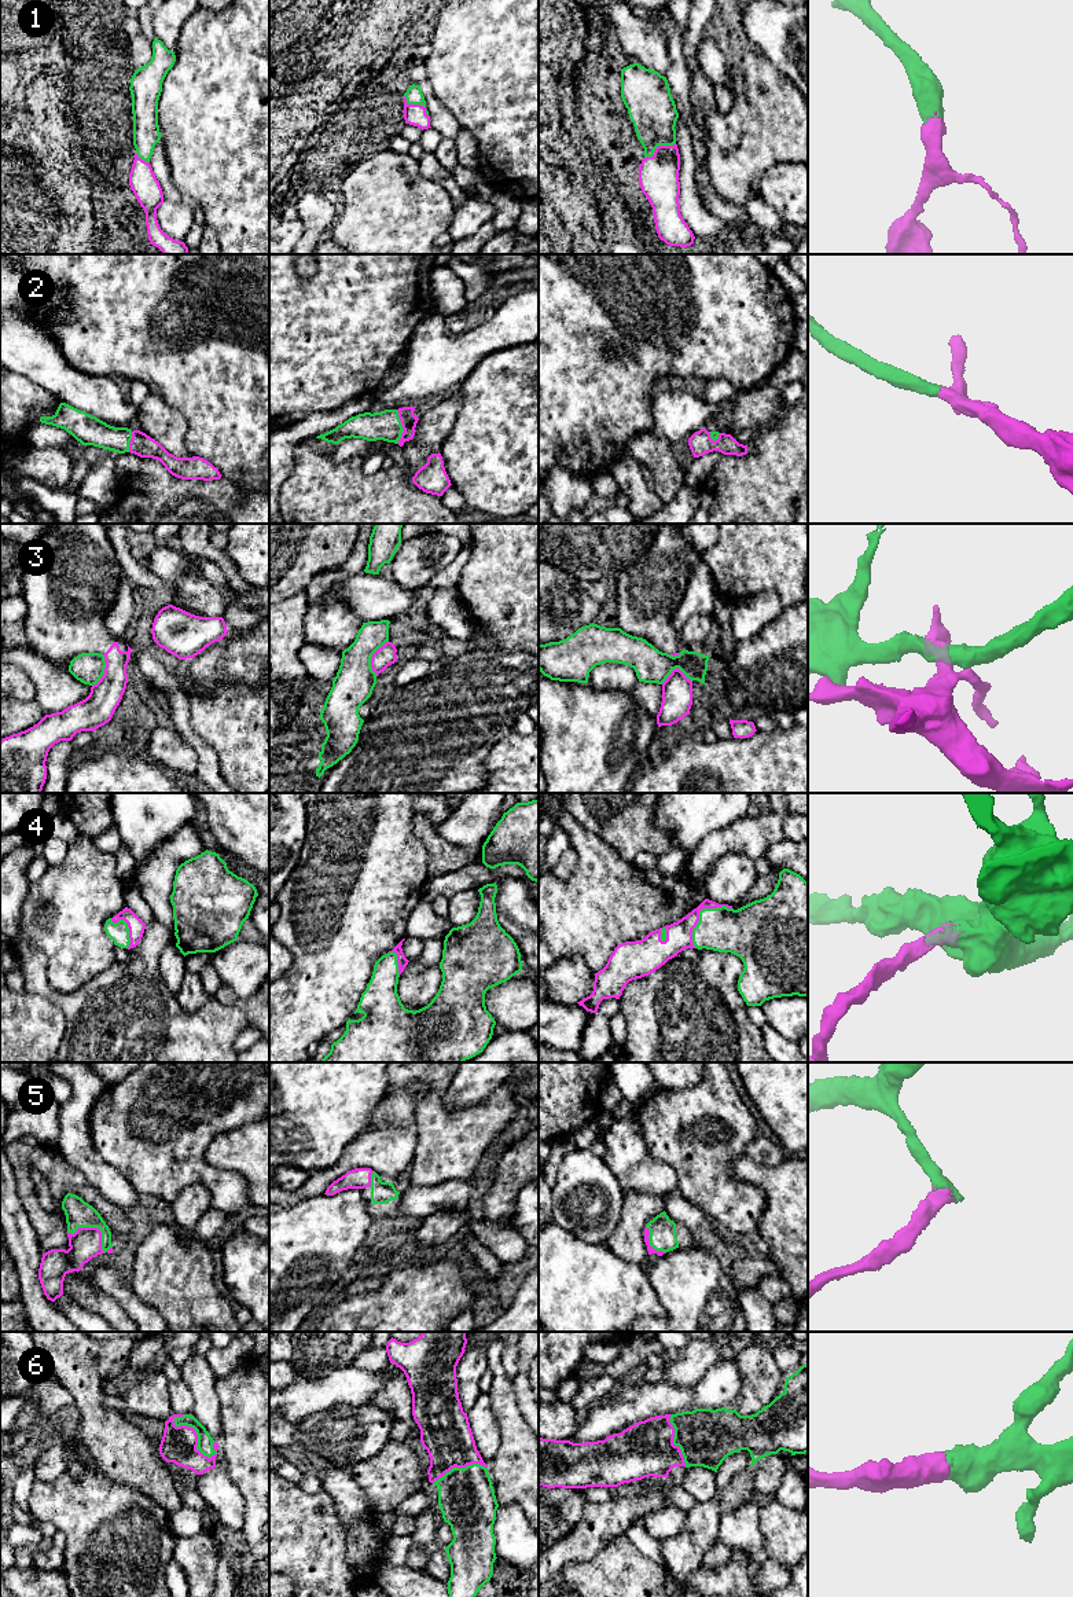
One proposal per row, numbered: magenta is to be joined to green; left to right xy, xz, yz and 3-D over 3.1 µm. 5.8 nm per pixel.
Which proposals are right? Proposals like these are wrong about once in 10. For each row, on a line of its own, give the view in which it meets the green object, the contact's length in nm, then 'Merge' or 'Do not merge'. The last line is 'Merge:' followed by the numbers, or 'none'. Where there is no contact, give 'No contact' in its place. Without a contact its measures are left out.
1: Touches green in yz. Shared border 200 nm. Merge
2: Touches green in xz. Shared border 200 nm. Merge
3: Touches green in xz. Shared border 220 nm. Do not merge
4: Touches green in yz. Shared border 320 nm. Merge
5: Touches green in xy. Shared border 280 nm. Merge
6: Touches green in xy. Shared border 340 nm. Merge
Merge: 1, 2, 4, 5, 6

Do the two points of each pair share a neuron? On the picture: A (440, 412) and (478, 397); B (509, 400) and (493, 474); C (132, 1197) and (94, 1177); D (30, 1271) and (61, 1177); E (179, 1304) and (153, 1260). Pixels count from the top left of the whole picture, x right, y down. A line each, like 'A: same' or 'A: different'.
A: different
B: same
C: same
D: different
E: same

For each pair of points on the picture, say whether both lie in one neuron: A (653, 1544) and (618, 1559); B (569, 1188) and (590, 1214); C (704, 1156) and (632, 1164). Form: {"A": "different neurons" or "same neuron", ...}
{"A": "different neurons", "B": "same neuron", "C": "different neurons"}

